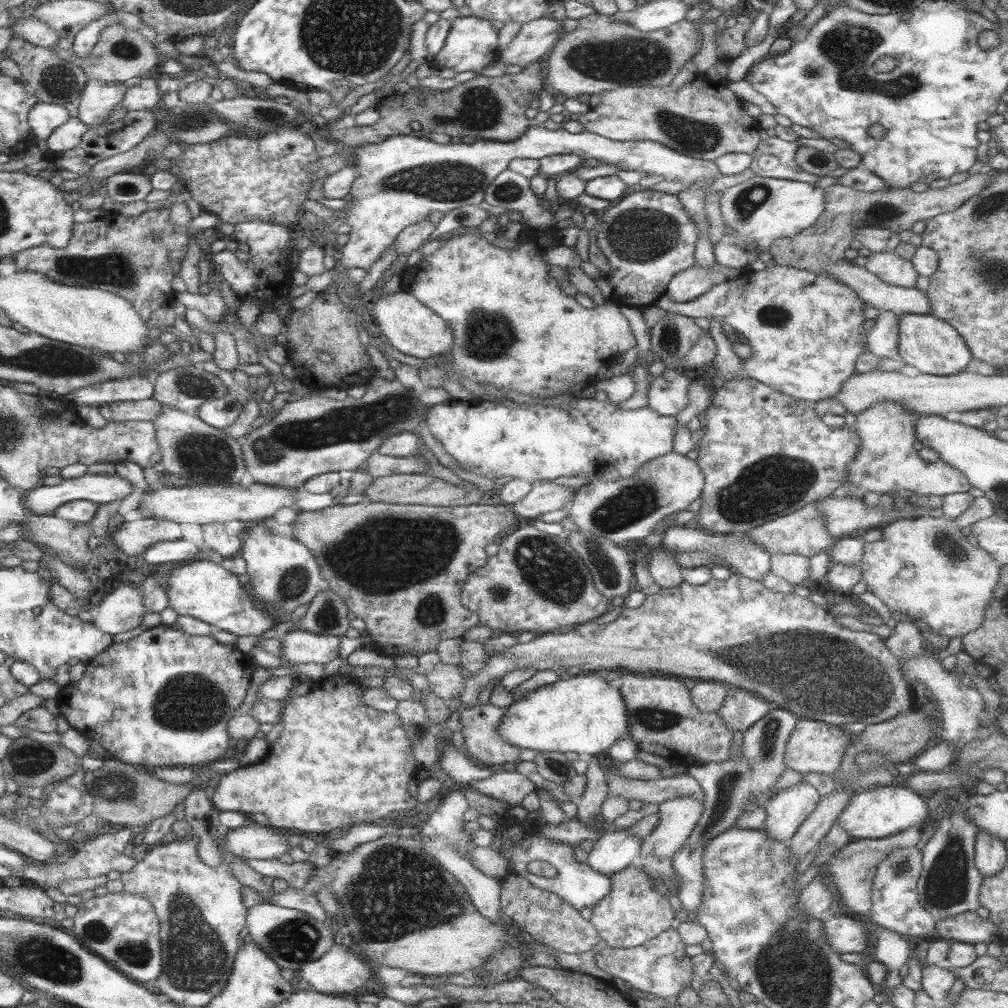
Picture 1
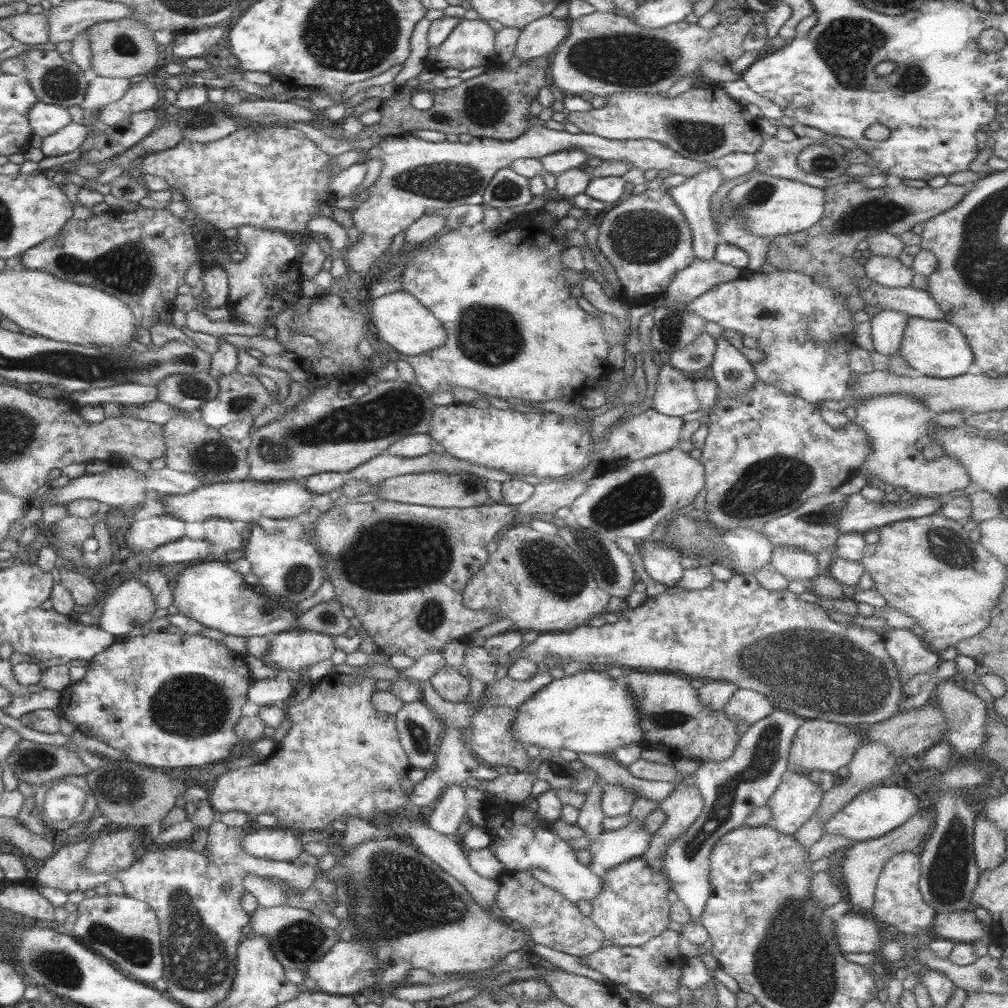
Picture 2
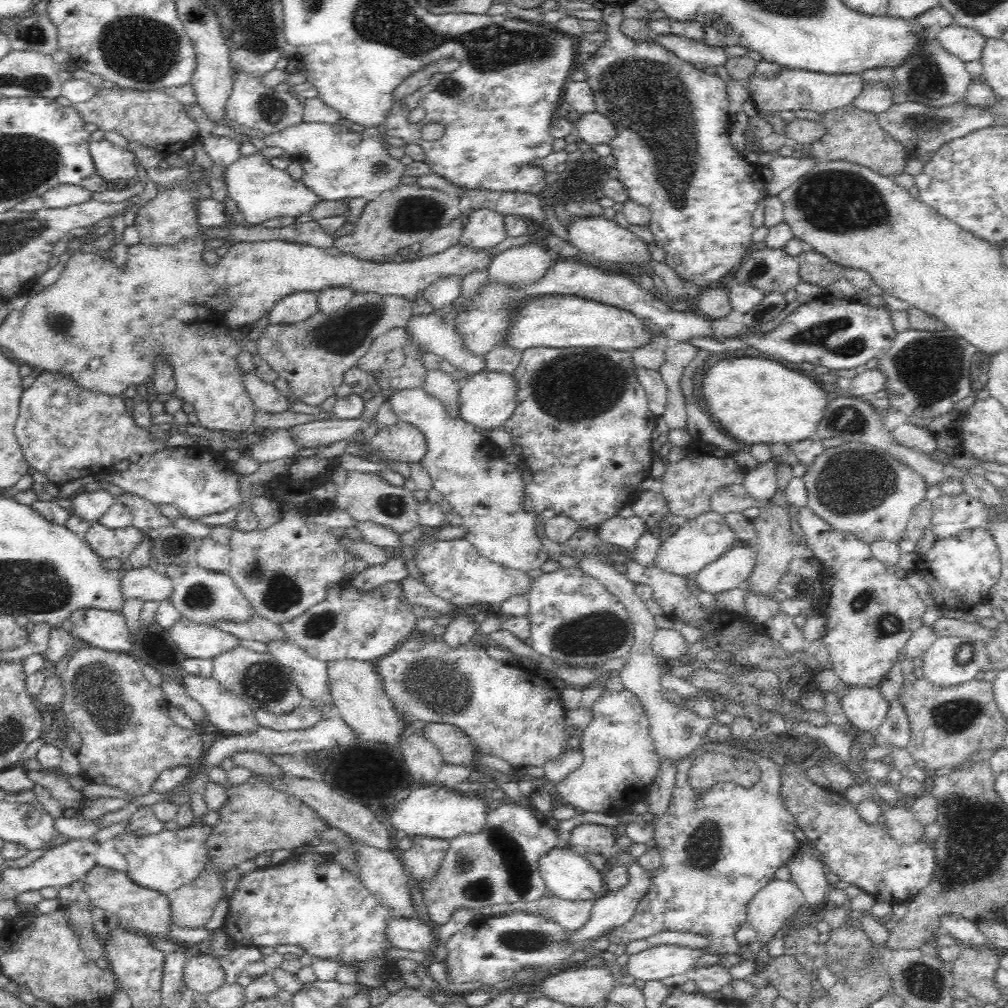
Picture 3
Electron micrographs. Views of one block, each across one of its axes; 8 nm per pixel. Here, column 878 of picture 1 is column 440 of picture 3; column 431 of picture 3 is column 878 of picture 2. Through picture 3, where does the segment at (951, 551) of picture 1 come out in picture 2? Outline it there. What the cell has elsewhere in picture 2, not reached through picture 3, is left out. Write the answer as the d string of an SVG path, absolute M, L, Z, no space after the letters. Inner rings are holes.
M923 516L883 526L877 536L879 542L867 544L859 562L871 576L873 588L881 594L887 608L899 610L913 618L913 622L923 630L921 640L925 648L939 654L939 650L953 648L959 644L959 640L971 638L987 628L991 622L991 612L995 604L999 604L999 596L1007 584L1007 566L987 552L979 542L971 542L967 526L951 522L945 516Z

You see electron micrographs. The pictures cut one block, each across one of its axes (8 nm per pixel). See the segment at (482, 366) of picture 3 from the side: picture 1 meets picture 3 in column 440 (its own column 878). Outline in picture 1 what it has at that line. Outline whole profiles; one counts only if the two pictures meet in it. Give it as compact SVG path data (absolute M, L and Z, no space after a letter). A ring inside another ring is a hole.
M879 312L871 332L867 334L867 350L875 358L897 358L897 316L893 312Z

